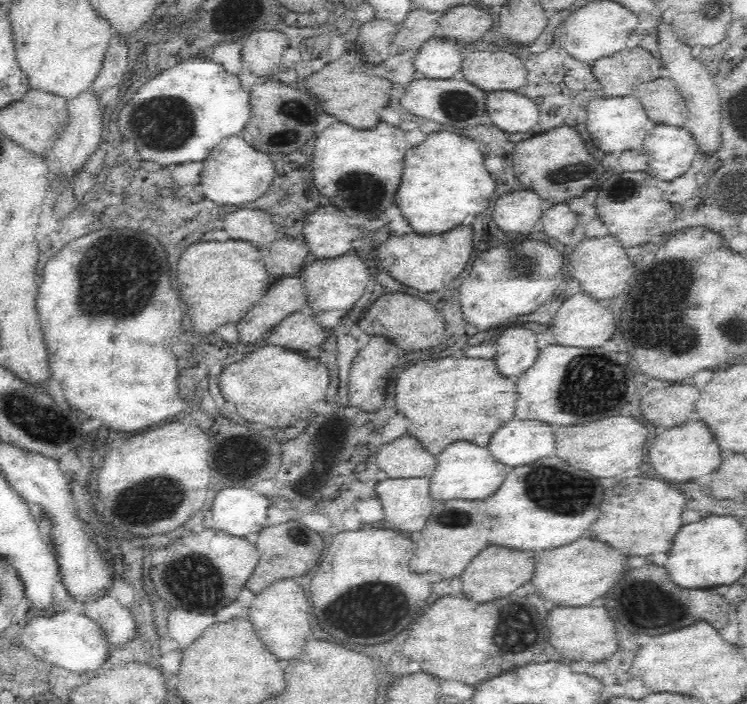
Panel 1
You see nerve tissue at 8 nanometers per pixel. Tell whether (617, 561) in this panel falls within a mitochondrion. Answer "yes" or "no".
no

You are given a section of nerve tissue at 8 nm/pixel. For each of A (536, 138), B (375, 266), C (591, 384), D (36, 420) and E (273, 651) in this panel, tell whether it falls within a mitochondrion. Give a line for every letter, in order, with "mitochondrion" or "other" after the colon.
A: other
B: other
C: mitochondrion
D: mitochondrion
E: other

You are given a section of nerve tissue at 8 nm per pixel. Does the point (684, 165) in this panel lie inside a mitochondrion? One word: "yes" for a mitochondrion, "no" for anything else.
no

